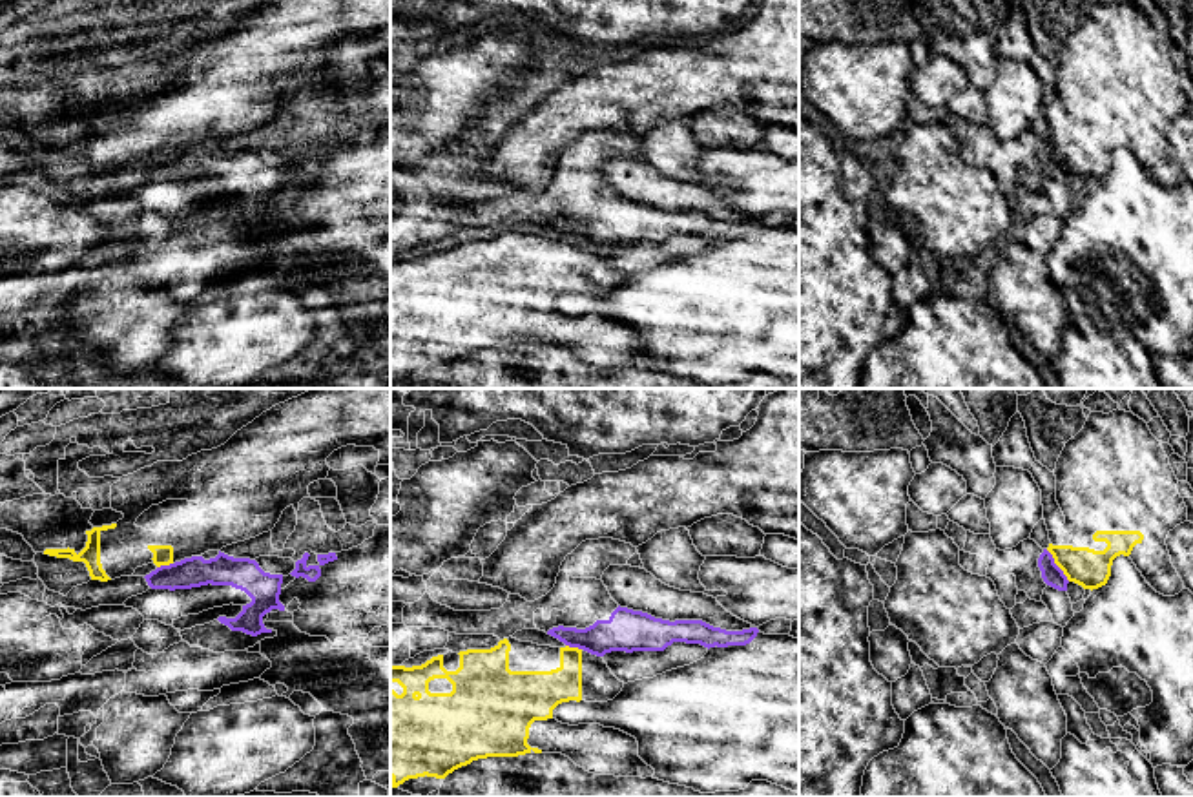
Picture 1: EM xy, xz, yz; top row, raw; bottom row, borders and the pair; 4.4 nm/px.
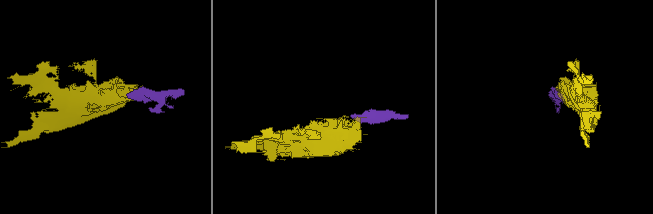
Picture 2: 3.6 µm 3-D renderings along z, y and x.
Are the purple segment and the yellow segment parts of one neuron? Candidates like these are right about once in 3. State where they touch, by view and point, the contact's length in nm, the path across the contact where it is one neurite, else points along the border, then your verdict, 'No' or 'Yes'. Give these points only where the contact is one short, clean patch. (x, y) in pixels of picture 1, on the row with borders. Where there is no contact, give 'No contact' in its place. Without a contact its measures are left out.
Touches purple at yz (1057, 566). Shared border 180 nm. Boundary: yz (1046, 549), (1069, 580). No

